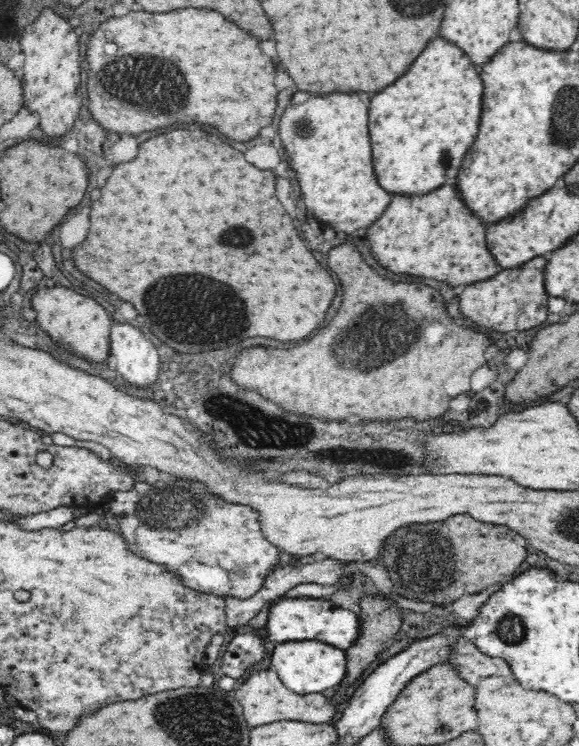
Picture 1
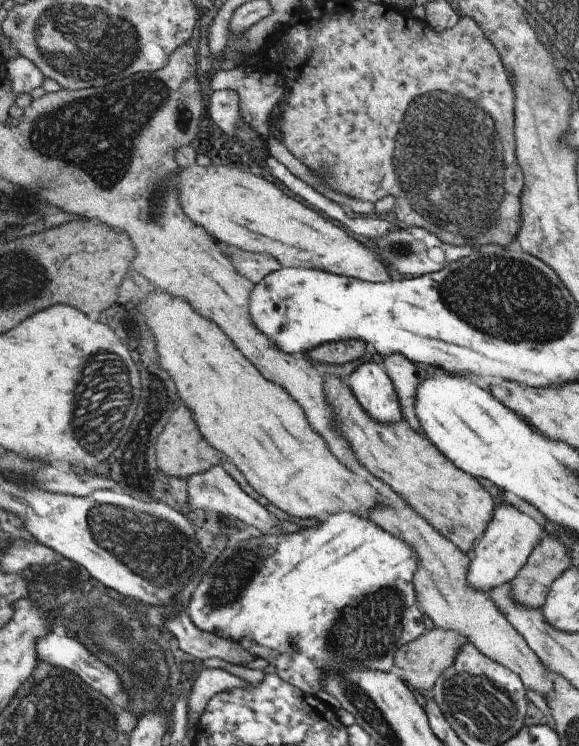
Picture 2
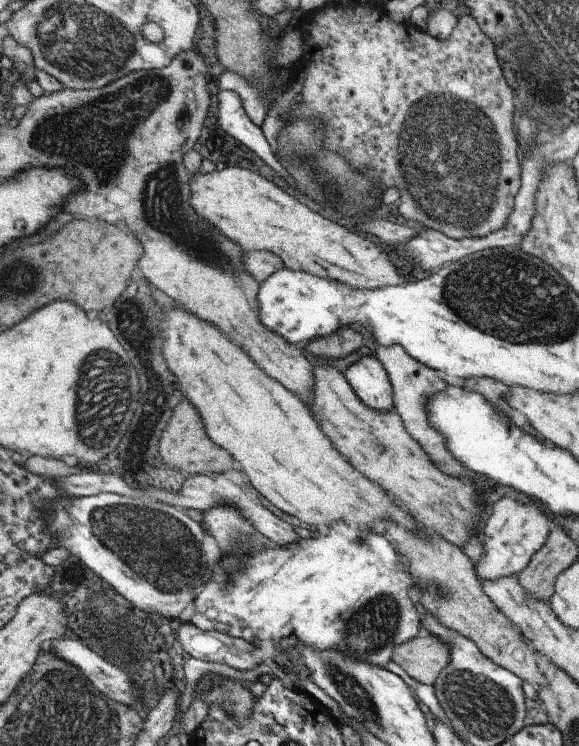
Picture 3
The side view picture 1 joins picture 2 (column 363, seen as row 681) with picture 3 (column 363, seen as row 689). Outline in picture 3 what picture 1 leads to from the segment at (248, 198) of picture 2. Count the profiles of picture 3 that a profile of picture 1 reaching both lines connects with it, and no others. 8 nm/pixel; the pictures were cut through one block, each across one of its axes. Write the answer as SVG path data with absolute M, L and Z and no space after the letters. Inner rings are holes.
M231 166L209 174L195 173L191 180L191 208L217 226L227 238L241 244L245 251L271 251L281 257L287 269L337 280L355 290L409 284L389 260L379 240L373 242L365 238L369 235L352 233L247 168Z

